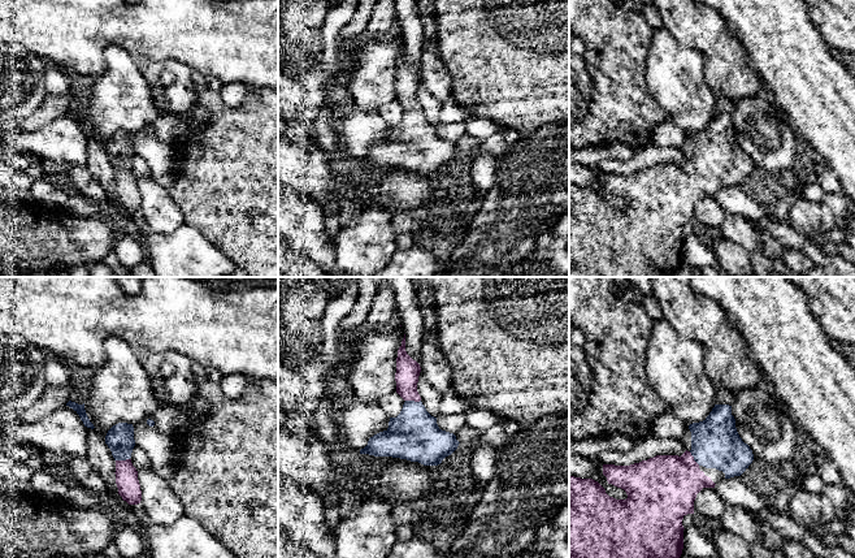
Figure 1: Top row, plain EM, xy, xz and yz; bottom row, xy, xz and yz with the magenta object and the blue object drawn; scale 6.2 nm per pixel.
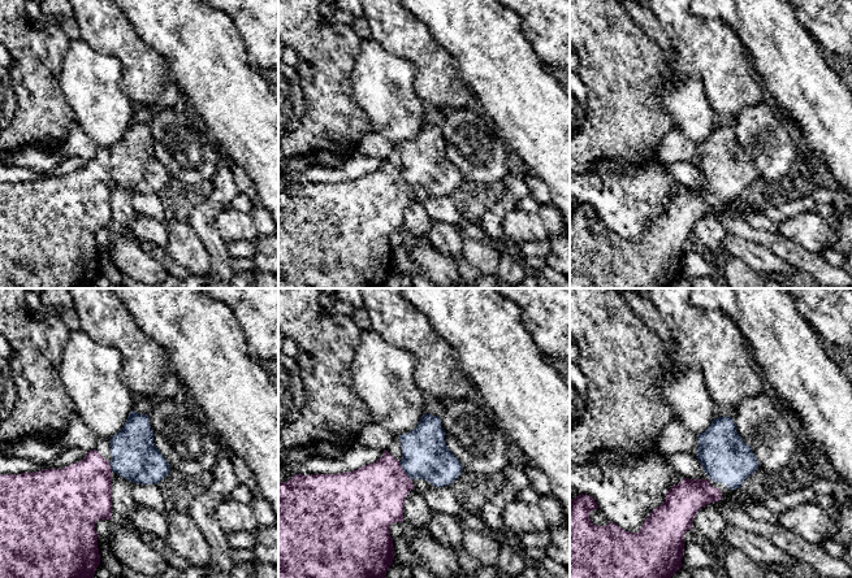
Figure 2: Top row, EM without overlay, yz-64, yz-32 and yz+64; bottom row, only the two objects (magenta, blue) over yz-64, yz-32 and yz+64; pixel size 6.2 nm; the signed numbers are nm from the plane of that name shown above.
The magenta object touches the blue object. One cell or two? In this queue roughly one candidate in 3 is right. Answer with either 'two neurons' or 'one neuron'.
one neuron

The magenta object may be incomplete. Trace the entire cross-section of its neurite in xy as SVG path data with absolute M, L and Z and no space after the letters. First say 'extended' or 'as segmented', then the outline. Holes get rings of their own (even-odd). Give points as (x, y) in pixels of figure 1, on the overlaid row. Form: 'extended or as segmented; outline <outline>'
extended; outline M118 423L113 425L105 436L105 444L116 460L114 473L118 494L129 505L140 503L142 490L138 471L130 459L135 446L133 424Z

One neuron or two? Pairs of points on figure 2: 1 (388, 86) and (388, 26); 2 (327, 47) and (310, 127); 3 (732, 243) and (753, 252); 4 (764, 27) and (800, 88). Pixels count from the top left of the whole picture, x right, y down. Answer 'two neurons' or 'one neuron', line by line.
1: two neurons
2: one neuron
3: one neuron
4: one neuron

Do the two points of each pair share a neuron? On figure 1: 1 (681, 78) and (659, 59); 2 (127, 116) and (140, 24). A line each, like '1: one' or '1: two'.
1: one
2: two

